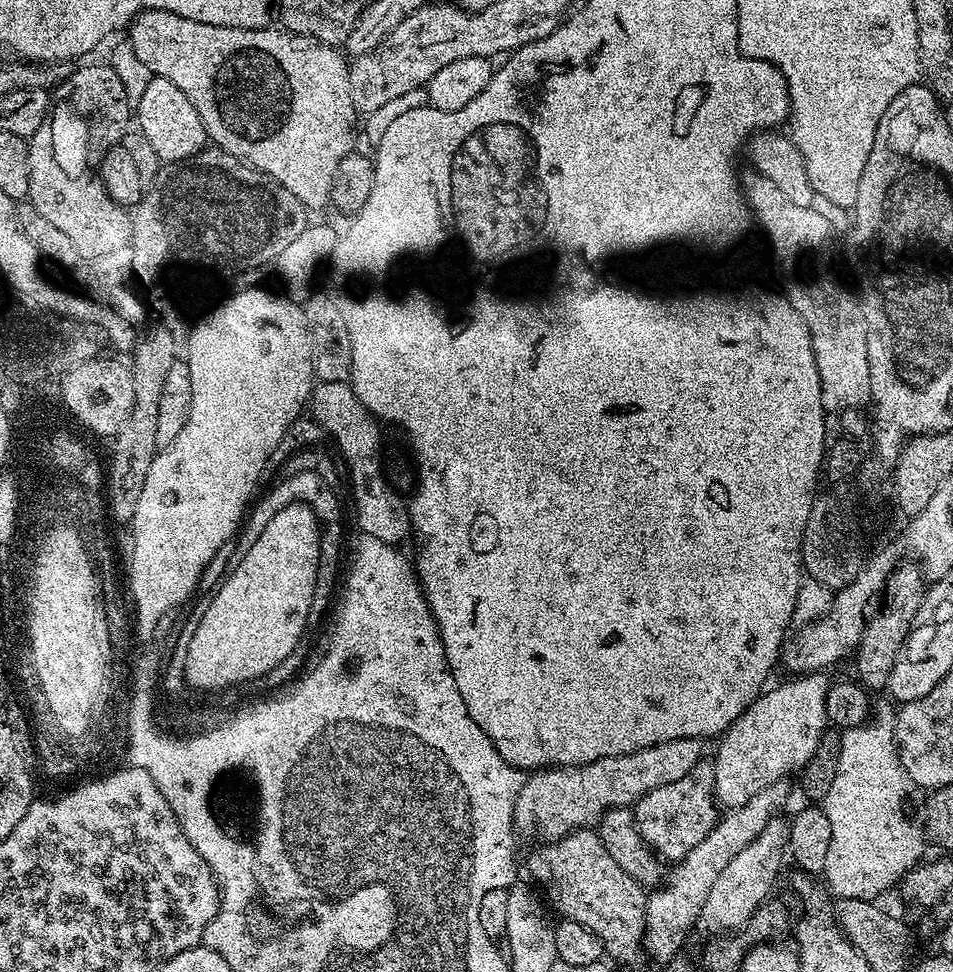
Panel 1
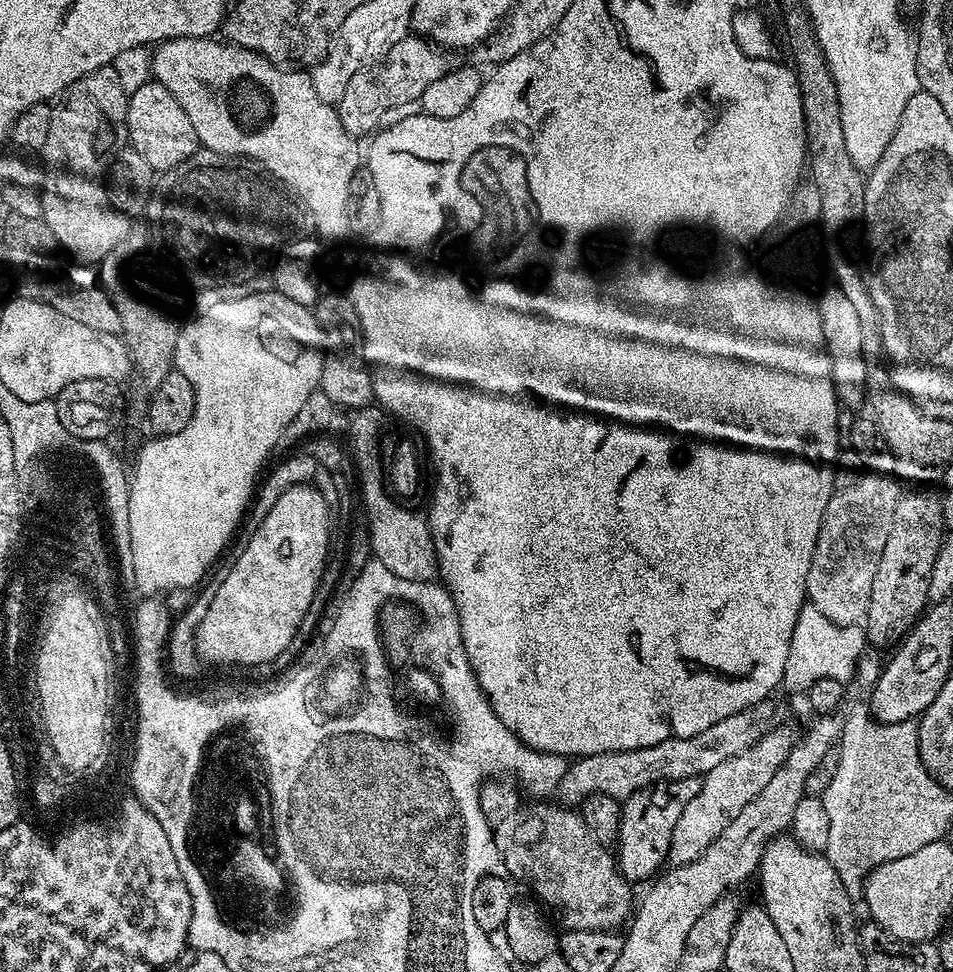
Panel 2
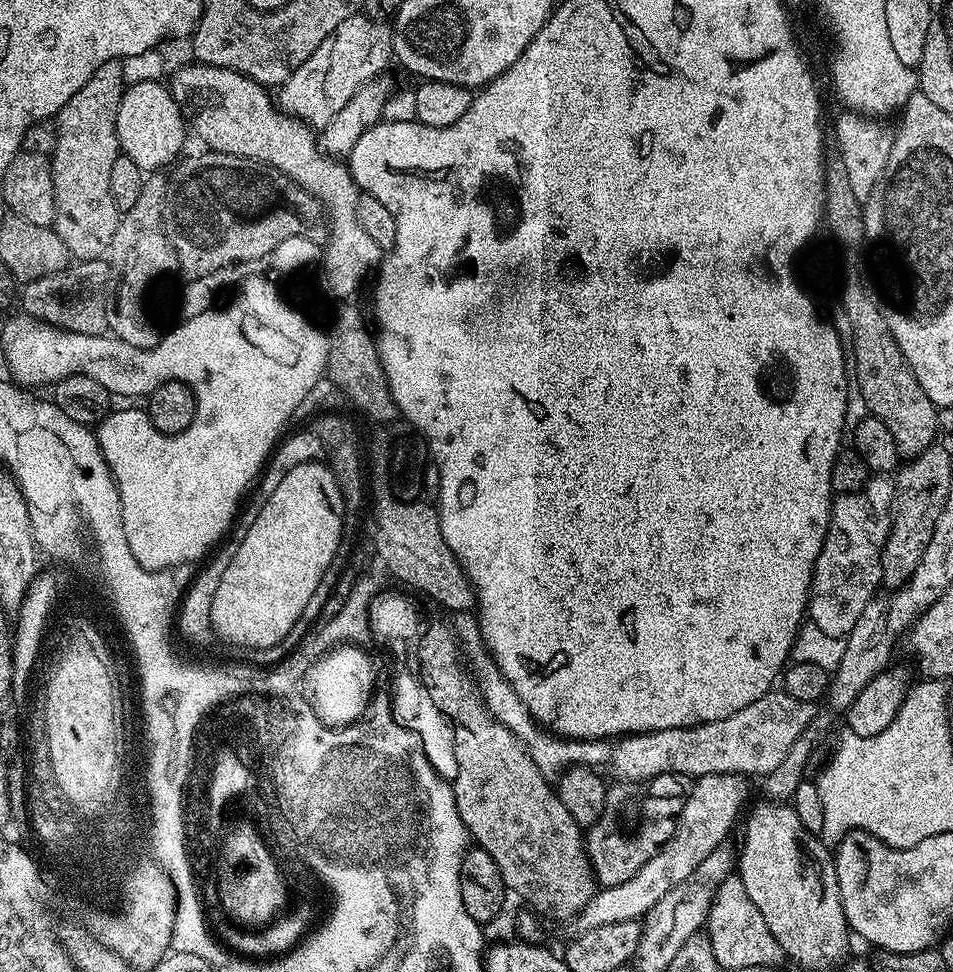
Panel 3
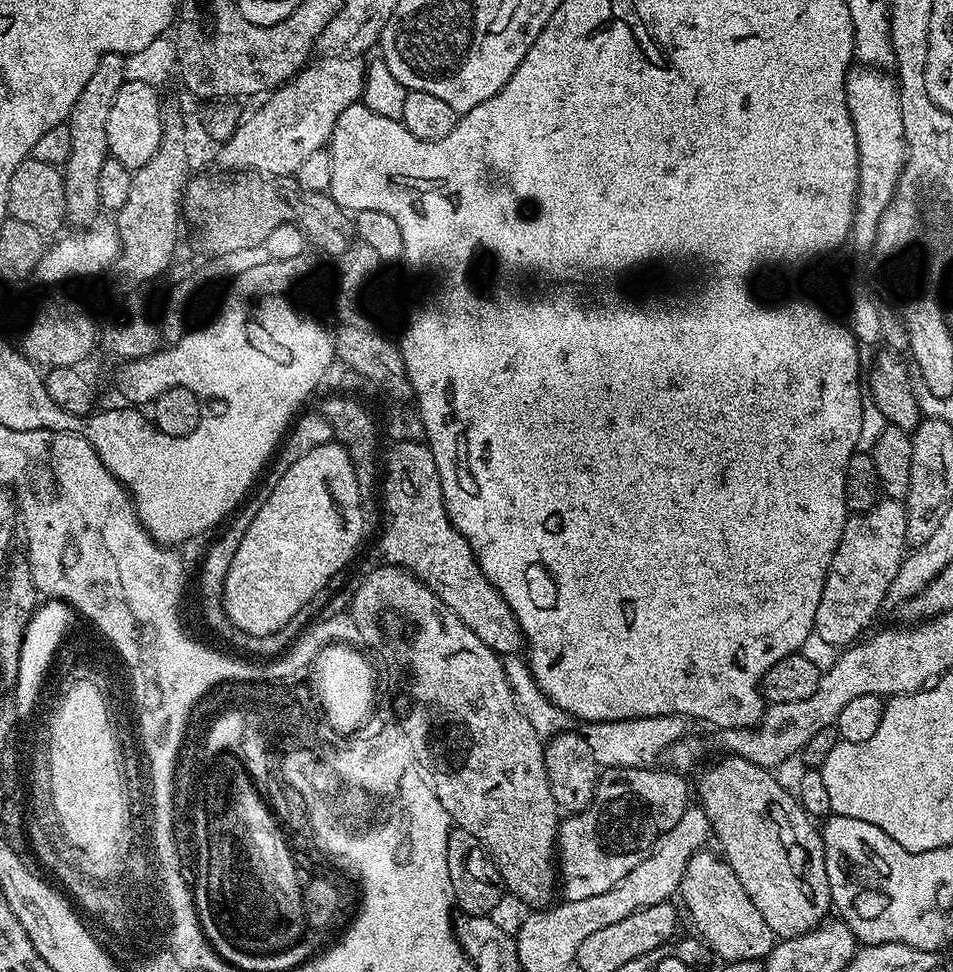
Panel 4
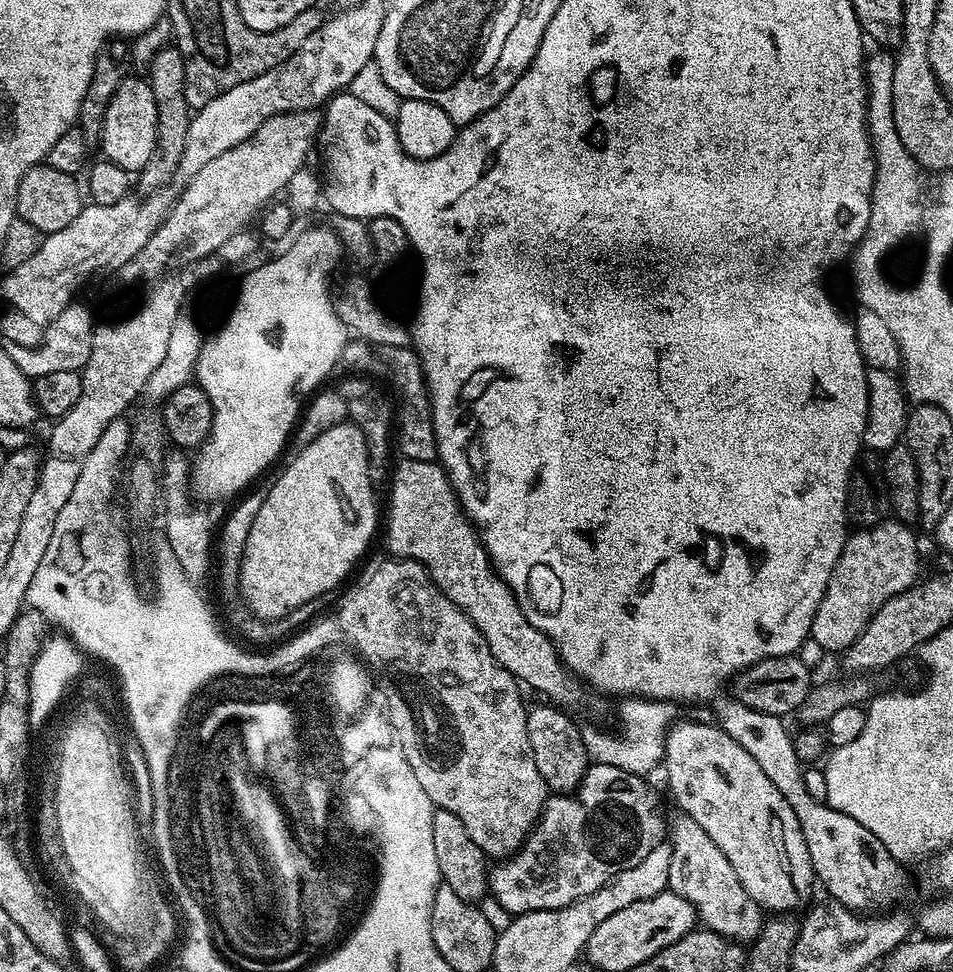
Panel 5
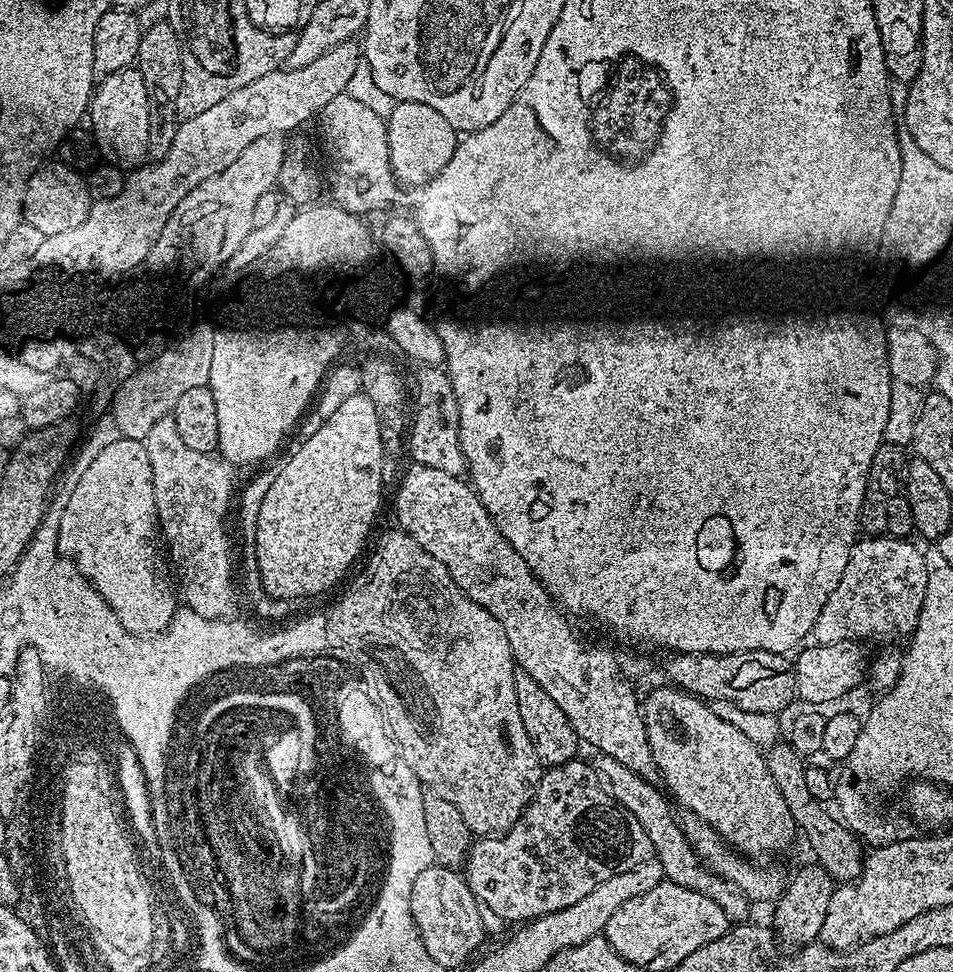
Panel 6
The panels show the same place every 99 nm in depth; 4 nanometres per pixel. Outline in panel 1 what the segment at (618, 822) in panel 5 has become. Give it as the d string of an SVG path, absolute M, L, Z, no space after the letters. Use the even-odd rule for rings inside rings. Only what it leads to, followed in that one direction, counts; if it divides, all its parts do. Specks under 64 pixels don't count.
M701 762L678 782L666 782L658 790L650 790L634 805L636 825L644 843L660 857L661 861L679 862L684 859L710 830L714 830L722 812L716 803L714 786L714 767L711 763Z

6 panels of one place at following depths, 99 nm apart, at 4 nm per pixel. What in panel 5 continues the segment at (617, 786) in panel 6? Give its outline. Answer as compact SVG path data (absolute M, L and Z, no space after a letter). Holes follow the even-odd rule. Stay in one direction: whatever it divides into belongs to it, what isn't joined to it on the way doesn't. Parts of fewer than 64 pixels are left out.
M683 814L677 817L676 825L670 828L672 853L668 888L694 906L699 923L707 931L717 932L727 940L755 941L766 919L760 905L750 898L750 894L746 894L742 882L738 882L738 874L734 874L734 866L730 866L726 854L714 846L714 838L710 838L710 834L706 834L706 830L702 830L694 818Z

